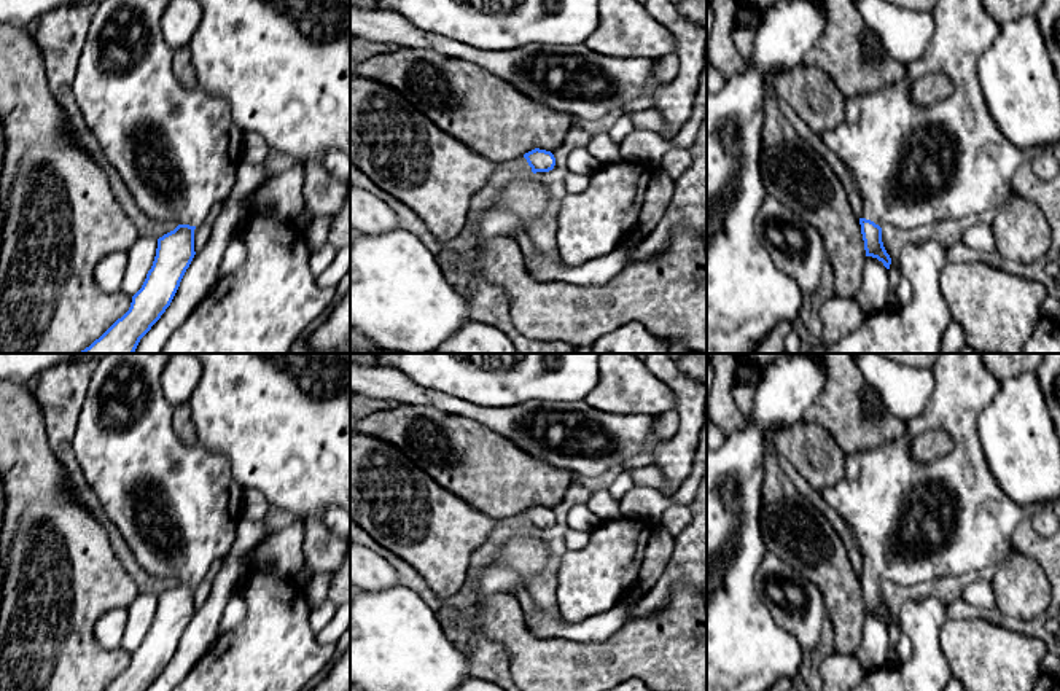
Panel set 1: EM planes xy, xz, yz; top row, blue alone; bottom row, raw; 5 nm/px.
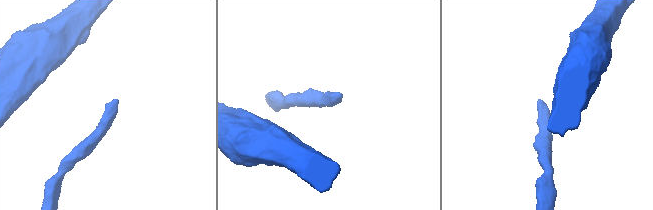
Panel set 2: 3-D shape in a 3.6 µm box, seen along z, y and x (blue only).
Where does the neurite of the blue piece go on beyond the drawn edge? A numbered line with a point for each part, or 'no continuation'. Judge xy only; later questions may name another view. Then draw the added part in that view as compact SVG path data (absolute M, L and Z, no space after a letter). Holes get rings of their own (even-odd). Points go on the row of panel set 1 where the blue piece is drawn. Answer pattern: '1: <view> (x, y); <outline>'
1: xy (177, 150); M103 0L97 6L73 78L73 97L138 209L156 221L199 226L231 194L244 140L224 97L199 84L188 89L175 78L161 27L167 2Z

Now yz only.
1: yz (914, 166); M937 0L931 16L934 33L925 53L906 65L906 76L874 92L845 97L842 123L820 134L853 175L863 197L863 218L879 226L910 229L996 212L1012 197L1012 177L1020 162L1050 150L1019 150L988 113L977 62L995 41L1000 24L982 0ZM933 73L944 73L953 92L929 107L918 107L910 88Z

